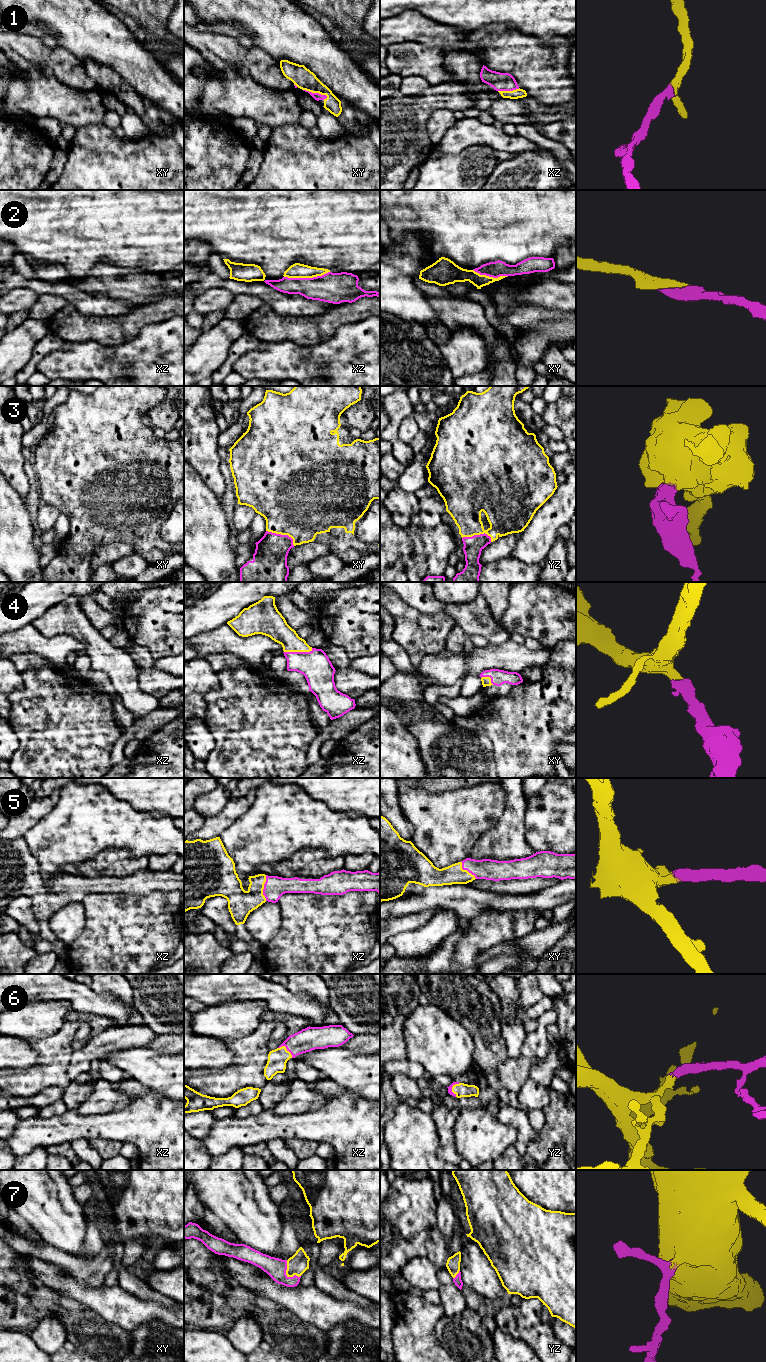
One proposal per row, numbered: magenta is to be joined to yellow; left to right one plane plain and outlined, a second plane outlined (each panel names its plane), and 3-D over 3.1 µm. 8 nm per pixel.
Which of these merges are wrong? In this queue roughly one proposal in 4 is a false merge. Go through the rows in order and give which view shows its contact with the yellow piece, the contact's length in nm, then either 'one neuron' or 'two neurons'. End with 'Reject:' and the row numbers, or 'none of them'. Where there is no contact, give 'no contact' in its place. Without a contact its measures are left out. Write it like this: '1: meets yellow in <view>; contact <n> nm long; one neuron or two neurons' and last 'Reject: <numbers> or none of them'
1: meets yellow in xy; contact 220 nm long; one neuron
2: meets yellow in xz; contact 380 nm long; one neuron
3: meets yellow in xy; contact 260 nm long; one neuron
4: meets yellow in xz; contact 240 nm long; one neuron
5: meets yellow in xz; contact 200 nm long; one neuron
6: meets yellow in xz; contact 150 nm long; one neuron
7: meets yellow in xy; contact 180 nm long; one neuron
Reject: none of them

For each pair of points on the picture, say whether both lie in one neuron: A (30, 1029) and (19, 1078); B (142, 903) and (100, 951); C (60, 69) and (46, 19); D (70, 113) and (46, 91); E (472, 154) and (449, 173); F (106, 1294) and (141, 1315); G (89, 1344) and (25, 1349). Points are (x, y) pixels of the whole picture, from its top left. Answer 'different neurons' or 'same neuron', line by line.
A: different neurons
B: same neuron
C: different neurons
D: same neuron
E: same neuron
F: same neuron
G: different neurons

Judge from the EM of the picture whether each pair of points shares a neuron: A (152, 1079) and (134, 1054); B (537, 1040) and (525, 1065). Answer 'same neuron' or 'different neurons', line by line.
A: same neuron
B: different neurons

